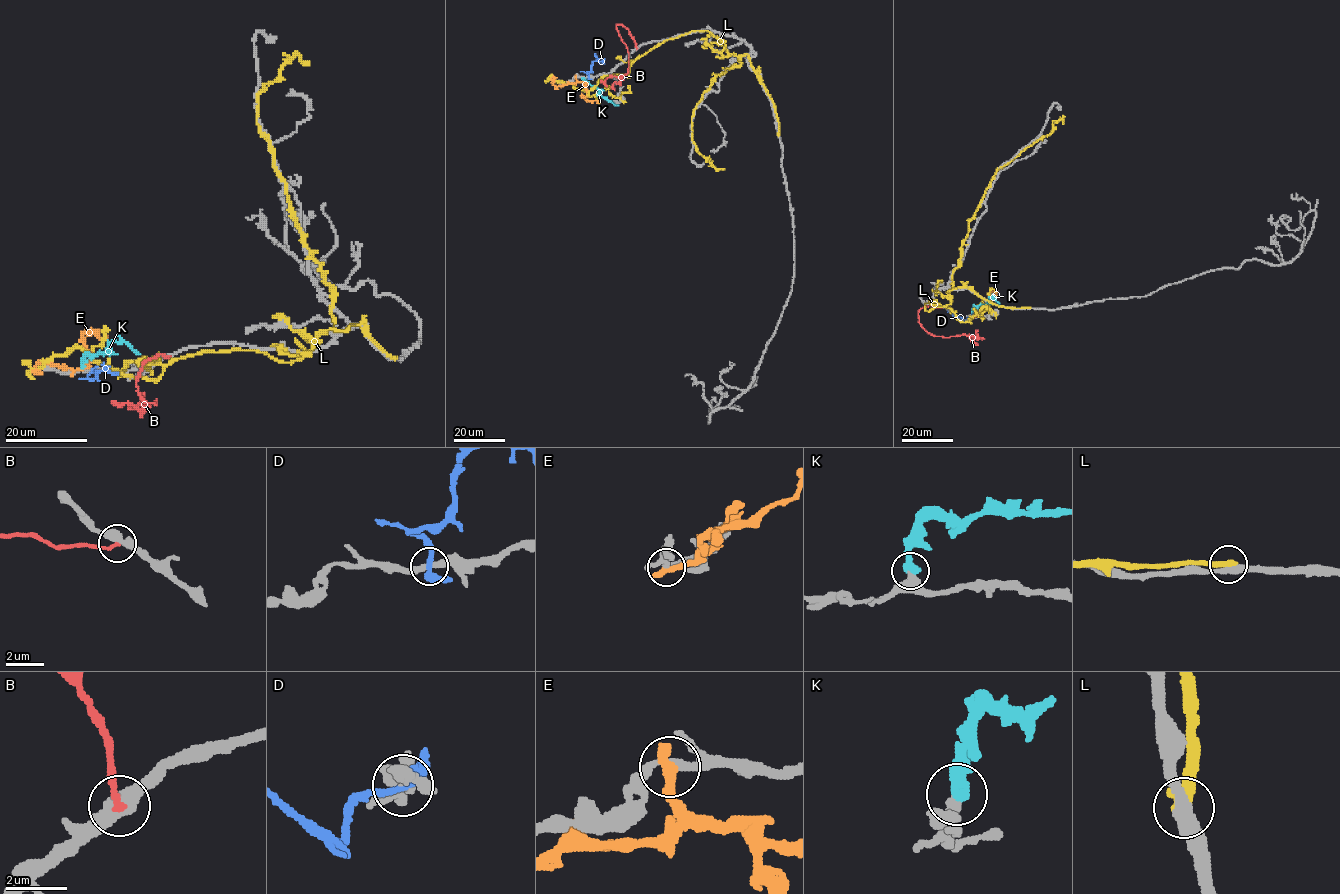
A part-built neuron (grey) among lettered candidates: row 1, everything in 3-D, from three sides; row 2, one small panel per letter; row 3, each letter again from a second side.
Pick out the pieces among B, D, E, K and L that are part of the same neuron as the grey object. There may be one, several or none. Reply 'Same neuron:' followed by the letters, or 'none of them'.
Same neuron: K

